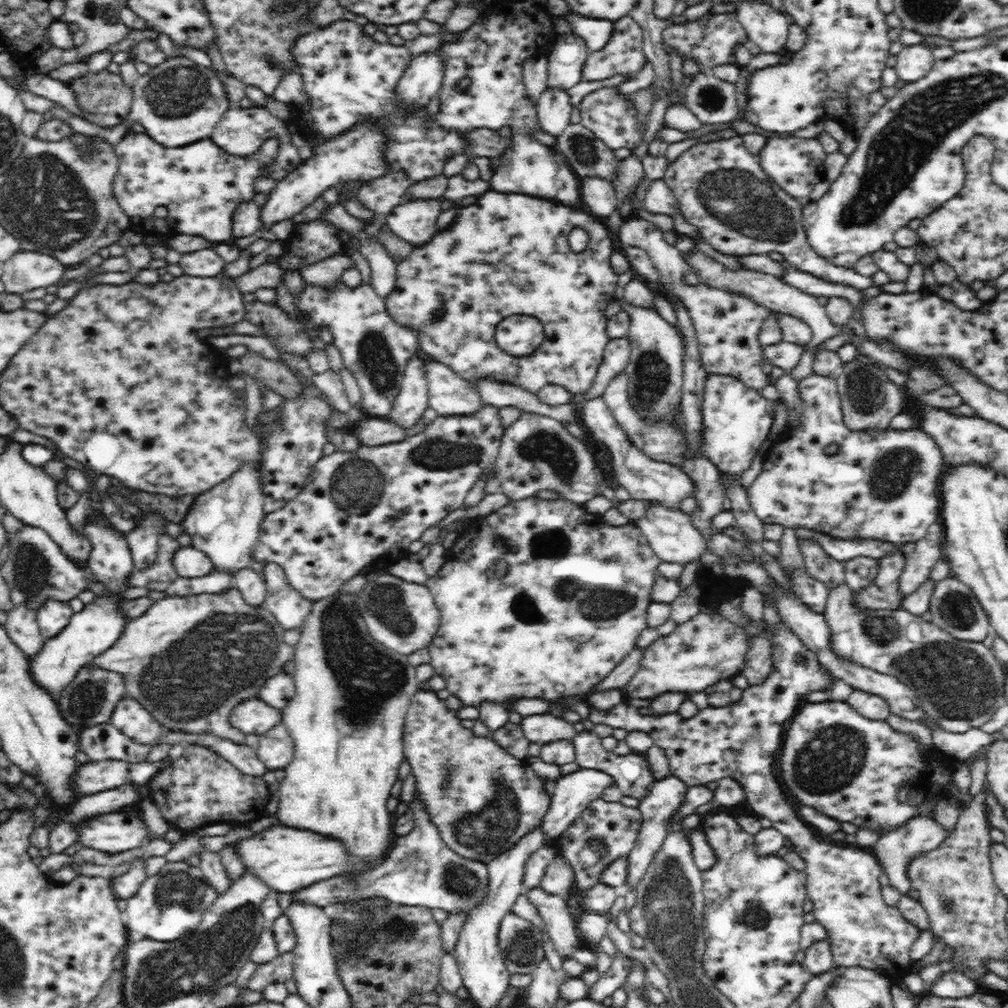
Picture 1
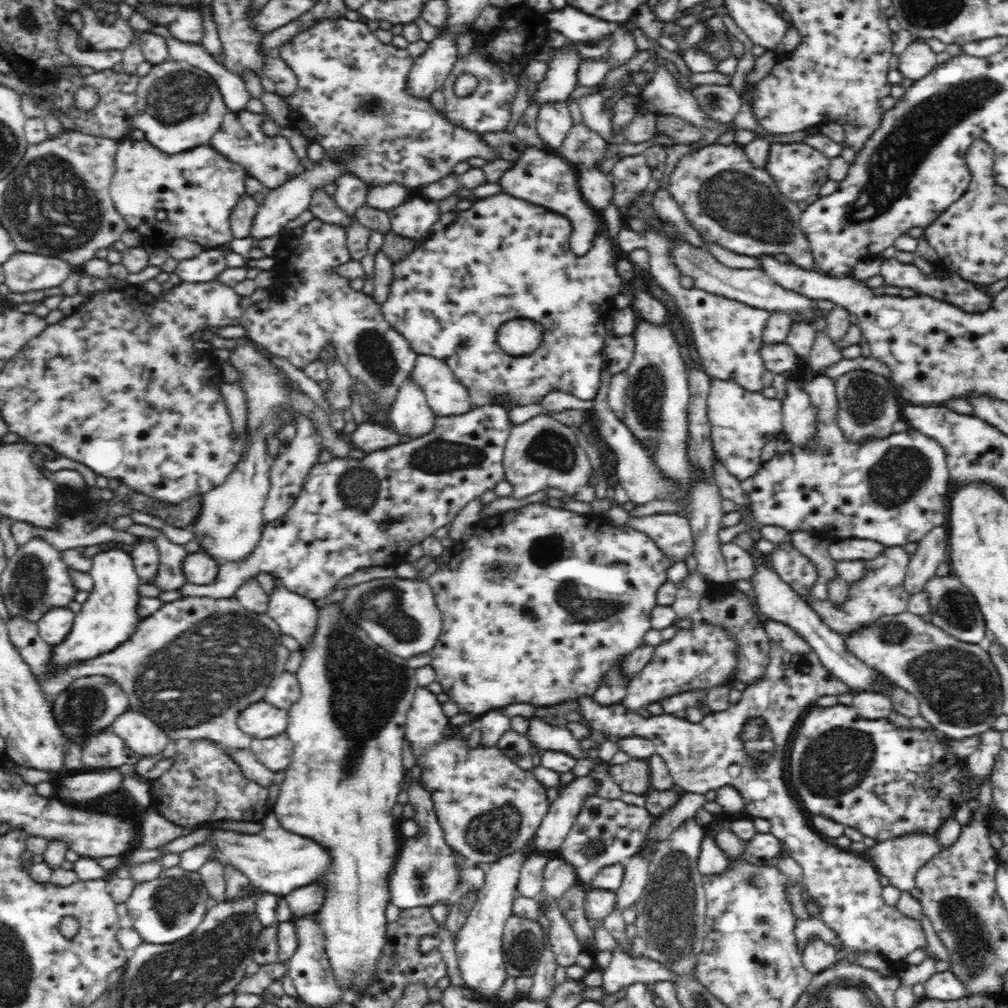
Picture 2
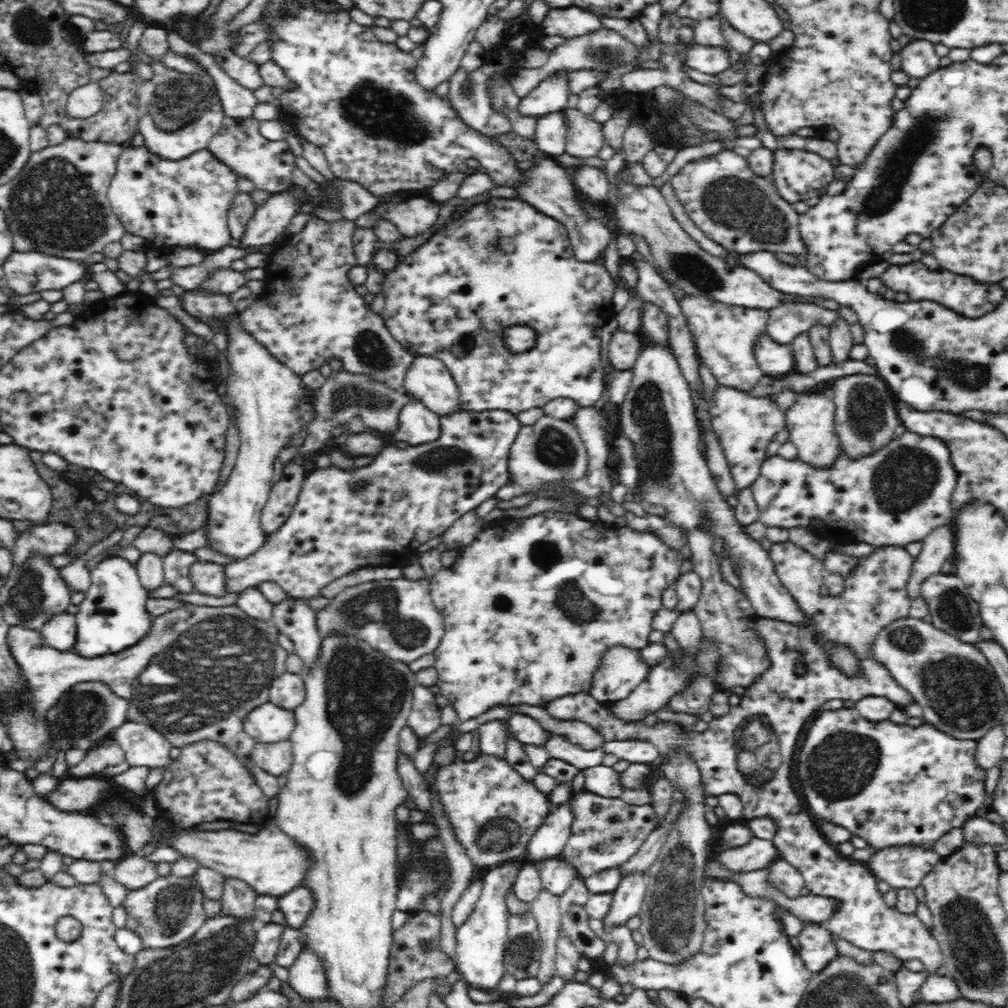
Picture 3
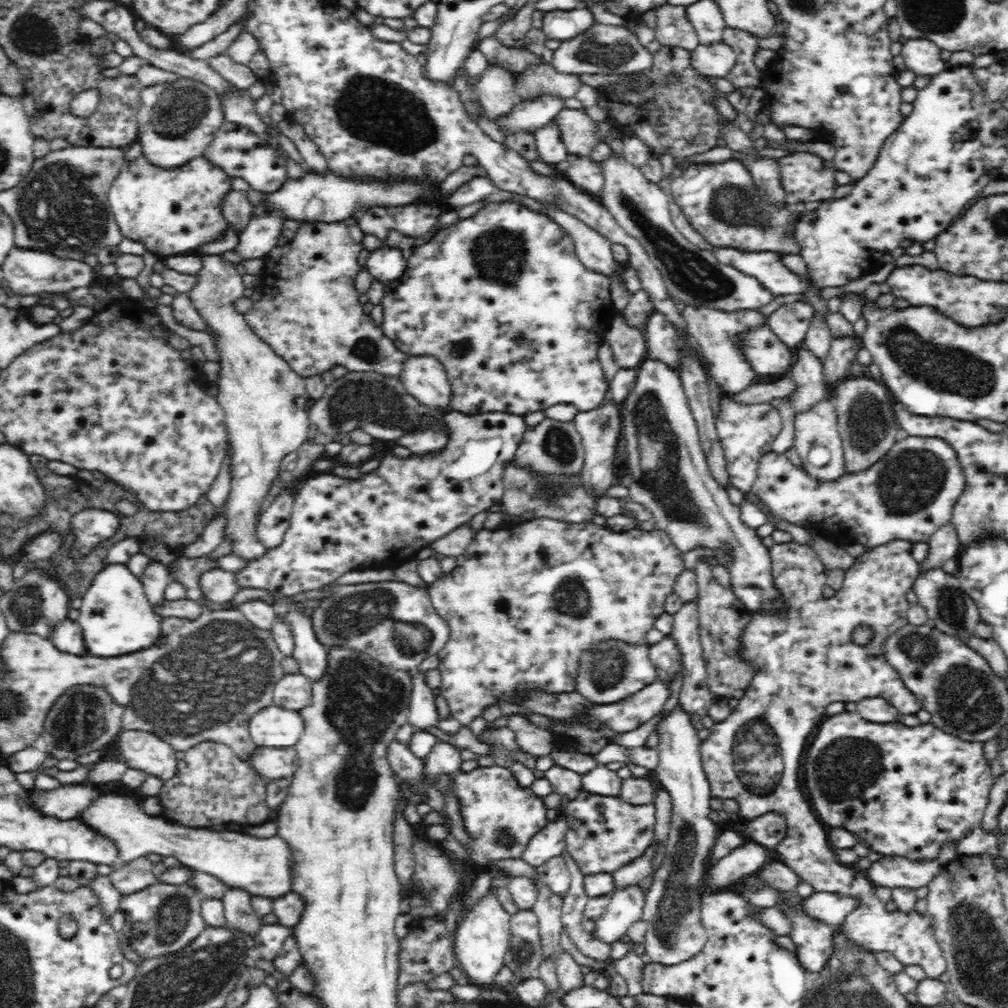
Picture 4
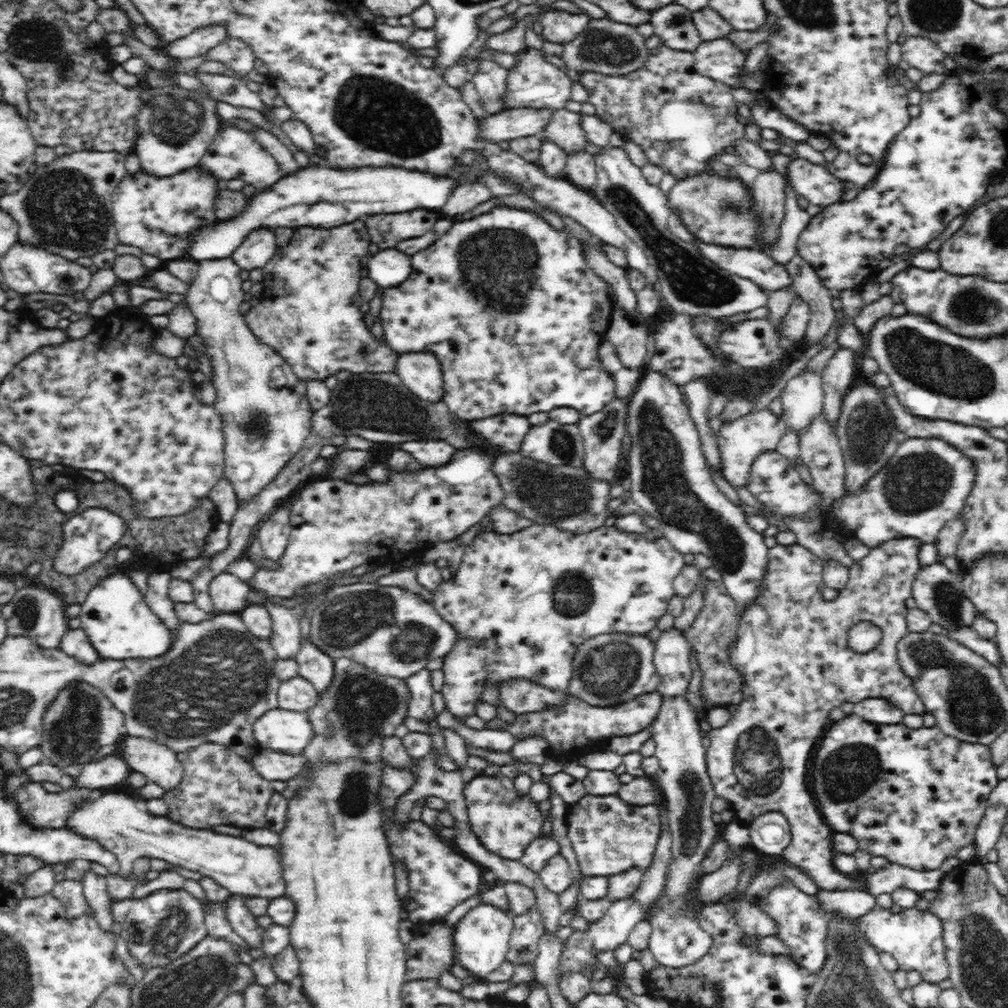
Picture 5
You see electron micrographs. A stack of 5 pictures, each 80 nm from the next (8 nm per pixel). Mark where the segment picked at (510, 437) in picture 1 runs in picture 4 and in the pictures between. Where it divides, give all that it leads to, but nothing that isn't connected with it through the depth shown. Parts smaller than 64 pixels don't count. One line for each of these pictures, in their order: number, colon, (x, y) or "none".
2: (540, 453)
3: (550, 449)
4: (551, 446)

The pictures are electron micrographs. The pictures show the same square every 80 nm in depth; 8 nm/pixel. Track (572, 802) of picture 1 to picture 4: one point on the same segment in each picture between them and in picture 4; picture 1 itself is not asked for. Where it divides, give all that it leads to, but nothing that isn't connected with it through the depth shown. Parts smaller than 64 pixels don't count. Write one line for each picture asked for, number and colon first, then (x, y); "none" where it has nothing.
2: (554, 827)
3: (548, 842)
4: (549, 843)

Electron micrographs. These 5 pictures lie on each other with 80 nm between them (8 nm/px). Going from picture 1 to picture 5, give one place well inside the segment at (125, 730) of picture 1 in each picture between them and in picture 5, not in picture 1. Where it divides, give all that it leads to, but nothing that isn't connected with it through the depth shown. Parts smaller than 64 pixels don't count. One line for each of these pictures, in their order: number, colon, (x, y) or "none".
2: (141, 733)
3: (143, 746)
4: (142, 750)
5: (157, 762)

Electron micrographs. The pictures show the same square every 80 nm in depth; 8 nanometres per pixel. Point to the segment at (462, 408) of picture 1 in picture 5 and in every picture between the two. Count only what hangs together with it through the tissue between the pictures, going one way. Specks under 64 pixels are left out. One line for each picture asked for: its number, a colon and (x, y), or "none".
2: (446, 396)
3: (428, 379)
4: (423, 376)
5: (421, 372)

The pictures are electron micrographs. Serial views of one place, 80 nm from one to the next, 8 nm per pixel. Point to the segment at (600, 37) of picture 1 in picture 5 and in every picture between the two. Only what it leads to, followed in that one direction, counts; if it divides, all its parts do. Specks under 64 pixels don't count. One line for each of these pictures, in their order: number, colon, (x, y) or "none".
2: (576, 25)
3: (571, 22)
4: (560, 25)
5: (559, 26)

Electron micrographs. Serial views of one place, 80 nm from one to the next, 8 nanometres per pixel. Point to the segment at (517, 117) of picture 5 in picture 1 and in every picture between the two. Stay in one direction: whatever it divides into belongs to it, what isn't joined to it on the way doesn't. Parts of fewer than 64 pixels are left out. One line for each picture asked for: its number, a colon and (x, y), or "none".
1: (565, 60)
2: (560, 81)
3: (551, 95)
4: (526, 117)

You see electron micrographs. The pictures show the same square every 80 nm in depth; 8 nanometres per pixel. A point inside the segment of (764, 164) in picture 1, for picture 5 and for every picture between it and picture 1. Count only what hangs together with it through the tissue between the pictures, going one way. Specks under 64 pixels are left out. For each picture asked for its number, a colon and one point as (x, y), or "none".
2: (799, 171)
3: (798, 175)
4: (805, 179)
5: (815, 182)

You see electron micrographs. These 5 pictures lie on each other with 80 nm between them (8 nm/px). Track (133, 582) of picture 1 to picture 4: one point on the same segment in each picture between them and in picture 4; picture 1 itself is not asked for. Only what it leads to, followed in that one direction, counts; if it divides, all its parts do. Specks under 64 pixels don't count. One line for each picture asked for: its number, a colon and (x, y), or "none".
2: (171, 576)
3: (177, 564)
4: (188, 570)

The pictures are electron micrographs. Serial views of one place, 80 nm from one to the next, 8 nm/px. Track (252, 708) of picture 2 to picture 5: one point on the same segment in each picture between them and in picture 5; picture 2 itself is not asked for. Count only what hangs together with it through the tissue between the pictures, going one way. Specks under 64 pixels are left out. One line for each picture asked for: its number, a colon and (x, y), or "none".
3: (268, 723)
4: (272, 727)
5: (288, 732)

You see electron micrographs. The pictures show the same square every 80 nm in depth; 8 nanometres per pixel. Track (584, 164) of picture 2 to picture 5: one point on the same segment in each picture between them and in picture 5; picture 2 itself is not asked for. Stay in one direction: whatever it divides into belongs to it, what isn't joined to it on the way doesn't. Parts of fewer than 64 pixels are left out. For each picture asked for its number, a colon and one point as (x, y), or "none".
3: (584, 137)
4: (576, 129)
5: (564, 129)

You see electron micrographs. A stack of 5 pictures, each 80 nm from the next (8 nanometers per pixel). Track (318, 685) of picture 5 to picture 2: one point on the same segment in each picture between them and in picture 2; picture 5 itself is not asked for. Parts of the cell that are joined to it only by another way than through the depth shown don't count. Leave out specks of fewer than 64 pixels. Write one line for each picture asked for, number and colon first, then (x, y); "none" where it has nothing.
2: (297, 616)
3: (295, 619)
4: (311, 655)

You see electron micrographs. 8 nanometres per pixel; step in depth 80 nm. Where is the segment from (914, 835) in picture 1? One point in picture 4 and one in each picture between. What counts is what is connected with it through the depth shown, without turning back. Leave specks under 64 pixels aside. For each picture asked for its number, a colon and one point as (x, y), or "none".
2: (899, 860)
3: (900, 867)
4: (892, 872)

